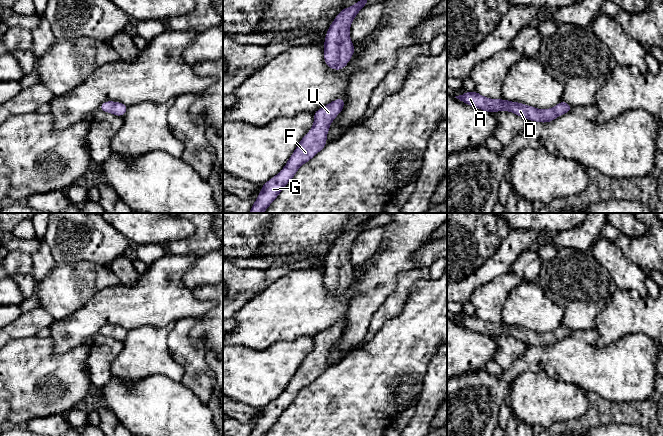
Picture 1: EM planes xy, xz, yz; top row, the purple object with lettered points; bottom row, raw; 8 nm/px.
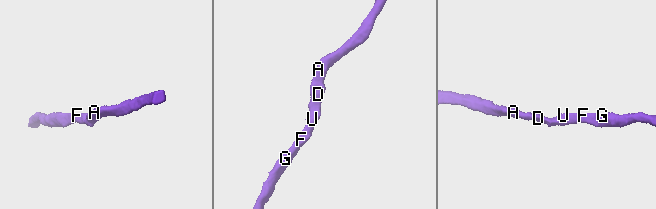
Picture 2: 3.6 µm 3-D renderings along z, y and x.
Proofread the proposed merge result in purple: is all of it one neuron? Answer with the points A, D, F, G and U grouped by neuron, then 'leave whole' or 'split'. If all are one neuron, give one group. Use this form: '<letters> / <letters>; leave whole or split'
A D F G U; leave whole

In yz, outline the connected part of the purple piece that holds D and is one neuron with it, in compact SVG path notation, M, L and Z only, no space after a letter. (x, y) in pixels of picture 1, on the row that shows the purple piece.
M476 91L466 92L455 97L470 106L489 113L497 111L511 111L512 113L520 117L524 117L529 121L537 121L541 123L551 122L558 116L570 112L572 109L572 106L563 100L554 108L541 110L522 103L511 102L504 99L493 100L481 96Z

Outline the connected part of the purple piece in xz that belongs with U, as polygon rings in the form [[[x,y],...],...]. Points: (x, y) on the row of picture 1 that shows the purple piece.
[[[339,98],[314,112],[314,125],[301,139],[285,167],[273,178],[262,185],[262,191],[249,213],[264,213],[266,208],[280,194],[287,183],[295,176],[299,167],[311,160],[327,144],[329,126],[342,112],[345,98]]]

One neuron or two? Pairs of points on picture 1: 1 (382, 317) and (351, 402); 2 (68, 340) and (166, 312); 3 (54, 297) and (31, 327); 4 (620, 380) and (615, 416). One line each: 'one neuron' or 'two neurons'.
1: two neurons
2: one neuron
3: two neurons
4: two neurons

